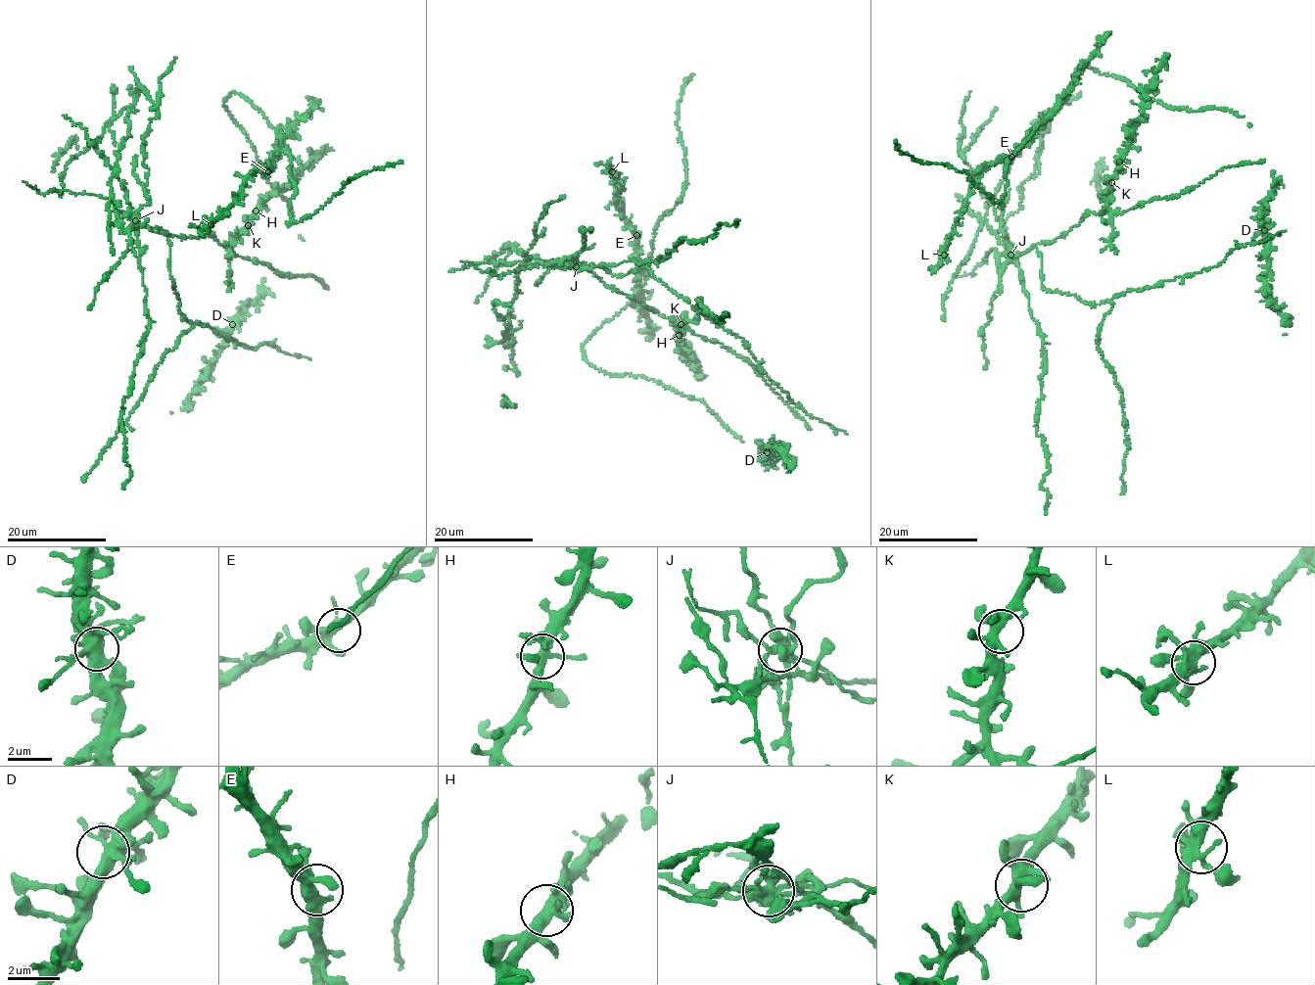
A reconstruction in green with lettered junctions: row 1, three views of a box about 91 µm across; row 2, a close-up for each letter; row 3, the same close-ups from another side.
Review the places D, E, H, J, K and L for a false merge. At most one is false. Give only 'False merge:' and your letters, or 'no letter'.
False merge: J

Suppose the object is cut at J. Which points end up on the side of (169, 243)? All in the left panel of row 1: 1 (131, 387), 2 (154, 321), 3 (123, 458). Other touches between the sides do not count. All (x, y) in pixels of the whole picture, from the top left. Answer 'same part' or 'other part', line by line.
1: other part
2: other part
3: other part

